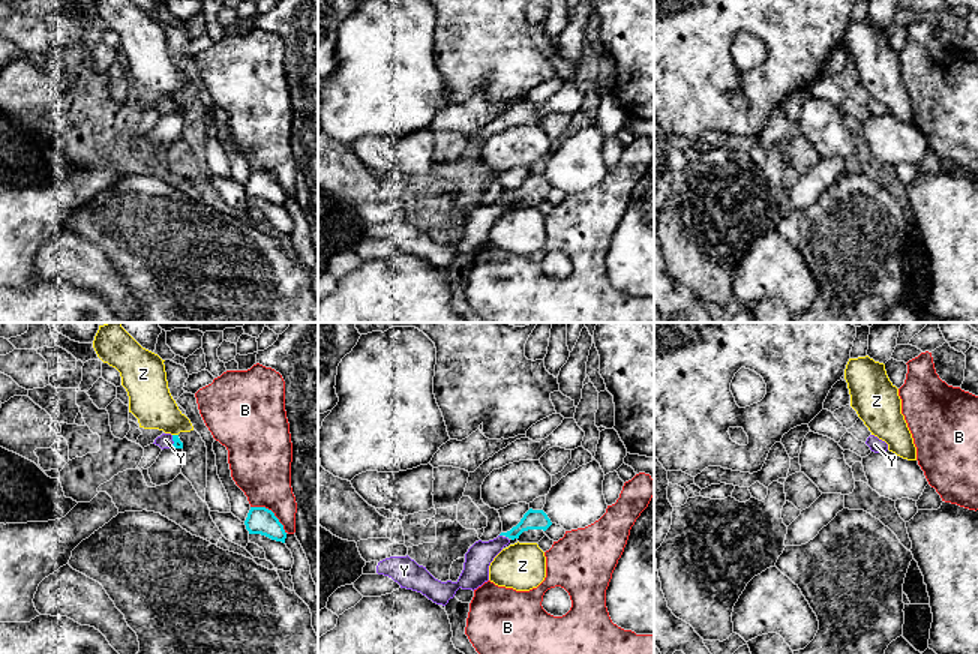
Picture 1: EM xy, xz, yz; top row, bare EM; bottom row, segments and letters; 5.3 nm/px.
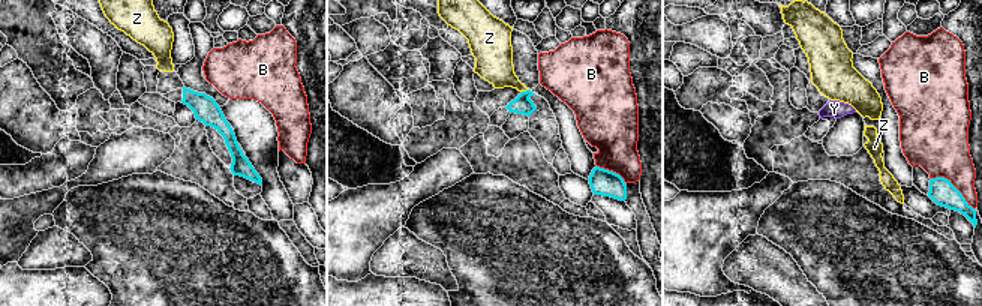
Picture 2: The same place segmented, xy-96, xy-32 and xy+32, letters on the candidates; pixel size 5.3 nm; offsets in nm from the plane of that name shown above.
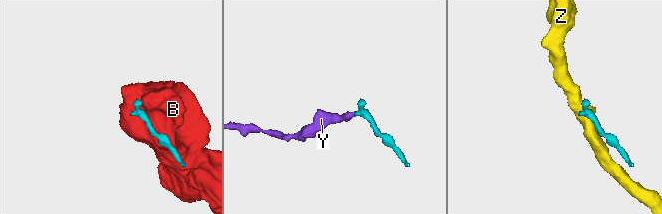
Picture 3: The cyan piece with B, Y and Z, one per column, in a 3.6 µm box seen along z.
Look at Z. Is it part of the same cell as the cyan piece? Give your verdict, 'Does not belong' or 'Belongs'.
Does not belong

